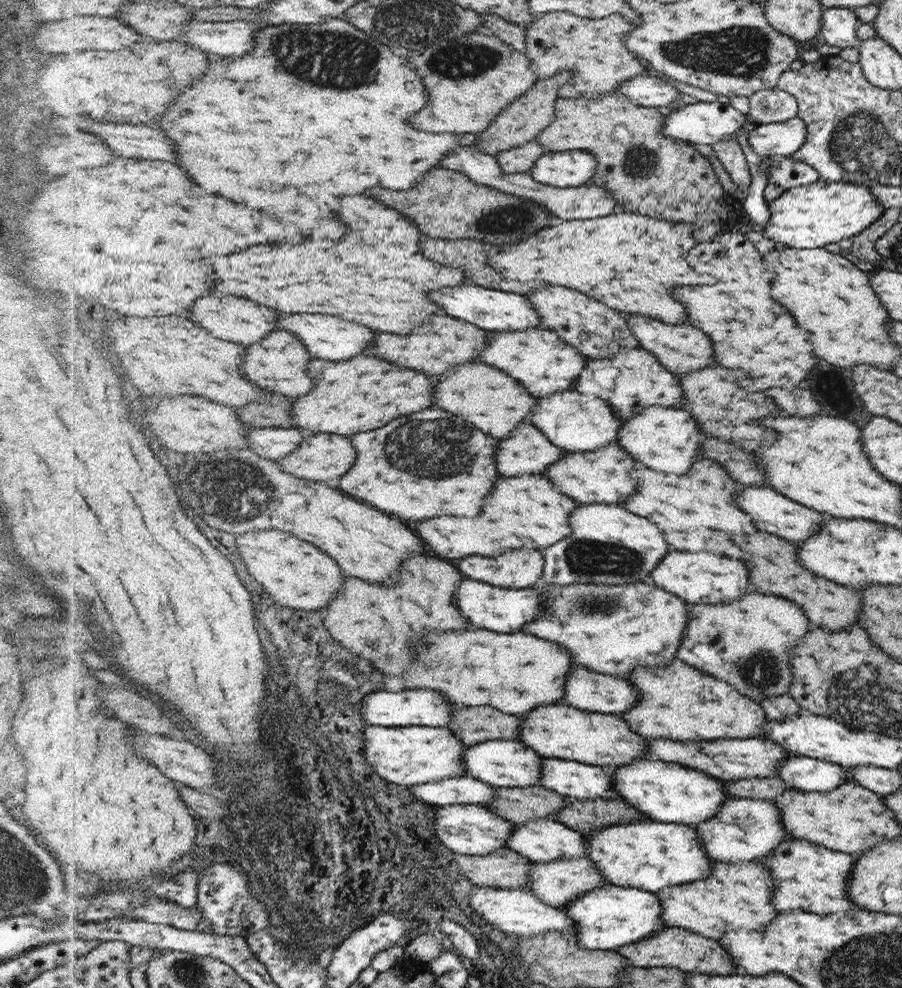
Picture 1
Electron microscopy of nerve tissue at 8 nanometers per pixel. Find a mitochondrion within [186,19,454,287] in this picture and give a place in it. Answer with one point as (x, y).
(341, 61)

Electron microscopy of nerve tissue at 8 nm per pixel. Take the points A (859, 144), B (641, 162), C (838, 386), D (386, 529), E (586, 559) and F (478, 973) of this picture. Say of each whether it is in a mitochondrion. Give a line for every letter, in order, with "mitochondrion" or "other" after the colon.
A: mitochondrion
B: mitochondrion
C: other
D: other
E: mitochondrion
F: other

